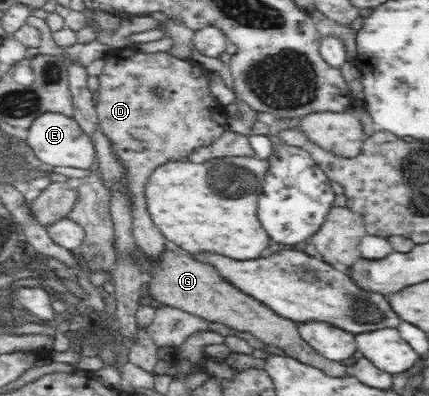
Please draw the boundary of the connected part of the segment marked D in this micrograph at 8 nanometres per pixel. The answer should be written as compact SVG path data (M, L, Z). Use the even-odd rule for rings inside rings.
M131 47L109 50L104 58L102 74L98 75L98 102L95 108L102 131L113 140L120 159L131 168L131 189L135 195L133 236L149 261L160 265L166 253L165 235L154 227L144 202L144 183L156 166L164 162L180 160L192 149L208 147L229 131L228 110L210 91L210 75L191 59L180 59L168 52L143 53Z

